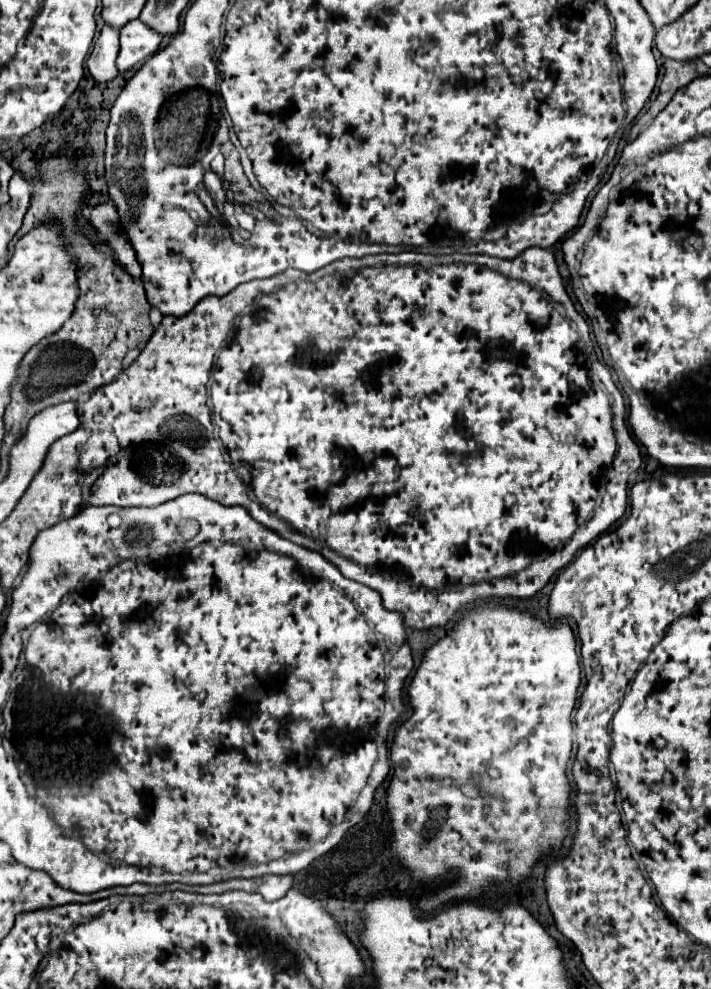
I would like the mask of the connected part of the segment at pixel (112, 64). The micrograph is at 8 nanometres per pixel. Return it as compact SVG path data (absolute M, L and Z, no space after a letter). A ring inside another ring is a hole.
M104 25L92 55L88 57L88 69L98 83L110 81L118 75L118 67L116 67L116 57L120 51L118 39L120 39L120 31L116 27Z

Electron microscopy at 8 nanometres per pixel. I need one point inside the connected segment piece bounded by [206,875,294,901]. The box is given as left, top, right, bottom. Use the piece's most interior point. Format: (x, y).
(271, 887)

